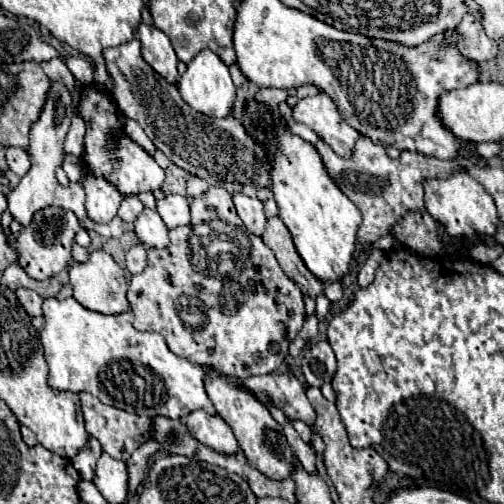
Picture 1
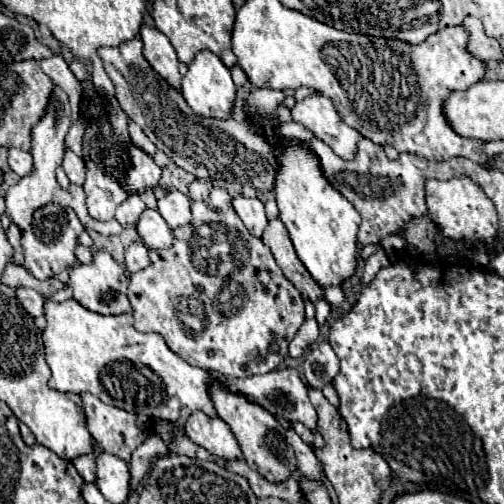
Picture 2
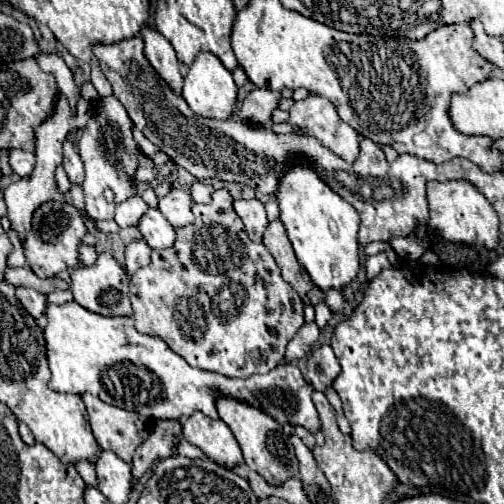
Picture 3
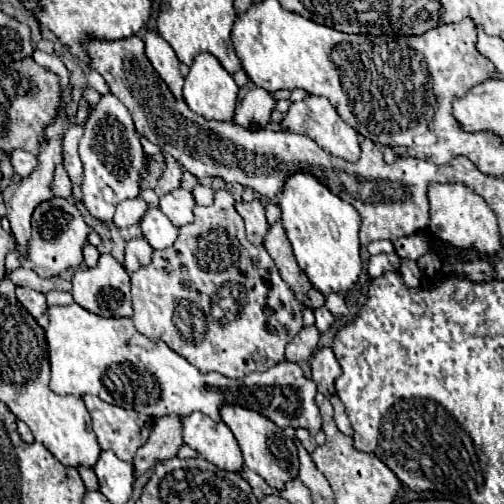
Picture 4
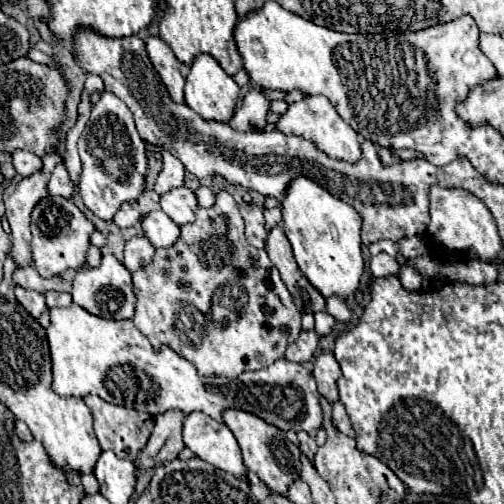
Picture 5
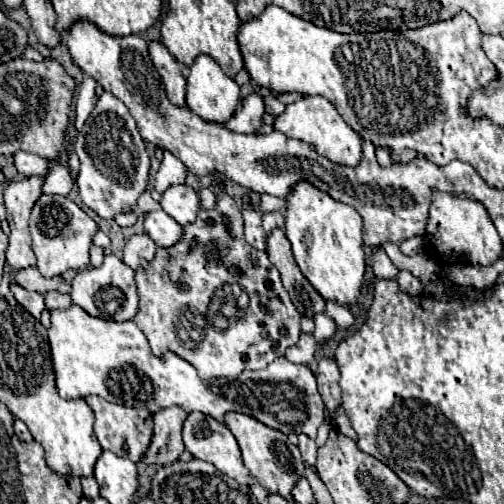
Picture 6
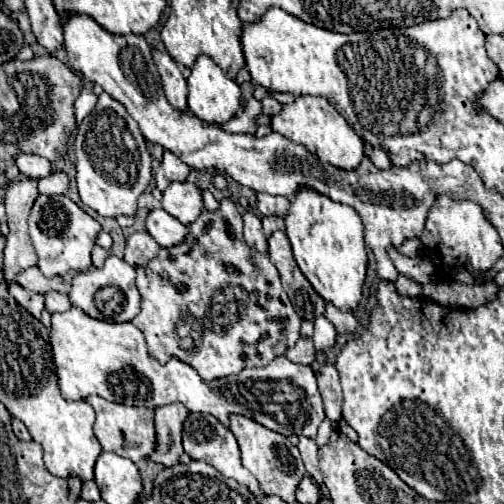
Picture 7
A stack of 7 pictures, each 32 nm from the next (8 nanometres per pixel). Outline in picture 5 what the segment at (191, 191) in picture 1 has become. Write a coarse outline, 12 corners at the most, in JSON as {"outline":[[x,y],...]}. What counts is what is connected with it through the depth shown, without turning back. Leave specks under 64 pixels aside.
{"outline":[[198,188],[198,204],[210,208],[214,204],[214,192],[210,188]]}

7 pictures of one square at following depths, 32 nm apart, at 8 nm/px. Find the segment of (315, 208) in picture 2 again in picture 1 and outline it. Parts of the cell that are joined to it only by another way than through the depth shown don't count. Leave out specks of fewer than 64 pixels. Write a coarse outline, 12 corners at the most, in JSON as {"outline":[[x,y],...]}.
{"outline":[[244,82],[242,124],[306,268],[342,280],[360,210],[310,142]]}

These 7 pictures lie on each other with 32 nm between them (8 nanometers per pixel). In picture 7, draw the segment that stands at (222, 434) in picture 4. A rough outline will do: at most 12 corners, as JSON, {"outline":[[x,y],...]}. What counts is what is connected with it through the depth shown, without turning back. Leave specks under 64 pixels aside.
{"outline":[[190,414],[184,452],[250,488],[258,480],[242,466],[234,434],[214,416]]}

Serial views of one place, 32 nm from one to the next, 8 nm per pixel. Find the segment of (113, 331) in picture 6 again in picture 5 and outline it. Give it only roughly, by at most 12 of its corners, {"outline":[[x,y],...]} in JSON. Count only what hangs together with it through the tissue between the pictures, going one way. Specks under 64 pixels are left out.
{"outline":[[50,310],[52,388],[152,416],[236,408],[322,426],[314,376],[286,358],[204,378],[132,320]]}

